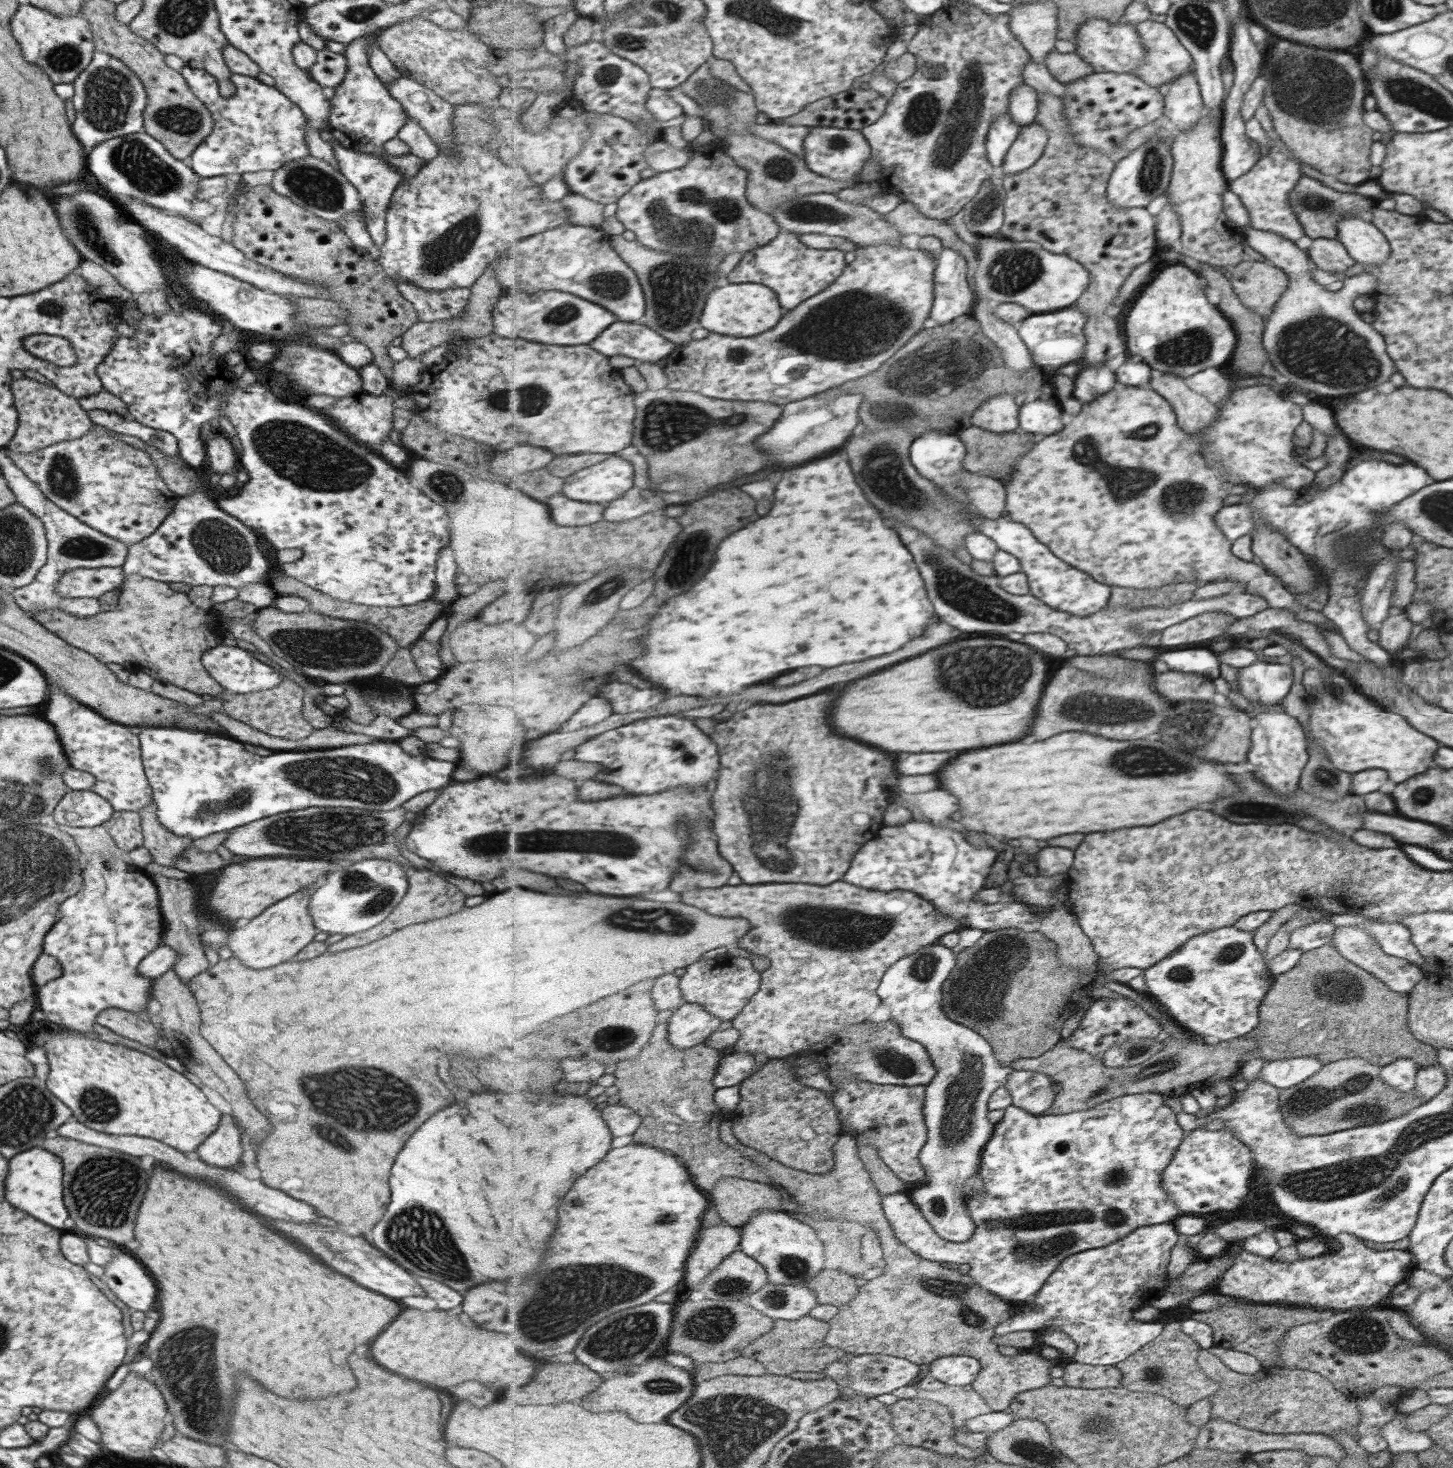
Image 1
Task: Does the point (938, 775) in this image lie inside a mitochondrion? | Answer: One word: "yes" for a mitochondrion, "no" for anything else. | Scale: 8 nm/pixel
no

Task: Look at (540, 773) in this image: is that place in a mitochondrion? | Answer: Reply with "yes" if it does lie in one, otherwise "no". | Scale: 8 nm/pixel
no

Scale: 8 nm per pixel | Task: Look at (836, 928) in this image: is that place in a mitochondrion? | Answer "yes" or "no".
yes

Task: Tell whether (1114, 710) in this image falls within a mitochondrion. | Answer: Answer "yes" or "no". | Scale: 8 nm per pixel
yes

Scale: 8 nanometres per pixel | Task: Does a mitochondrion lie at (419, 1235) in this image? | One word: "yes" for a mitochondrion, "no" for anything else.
yes

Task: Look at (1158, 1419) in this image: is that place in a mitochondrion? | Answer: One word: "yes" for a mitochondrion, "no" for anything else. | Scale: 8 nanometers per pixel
no

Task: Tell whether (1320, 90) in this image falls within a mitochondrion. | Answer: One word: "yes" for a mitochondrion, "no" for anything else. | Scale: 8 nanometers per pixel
yes

